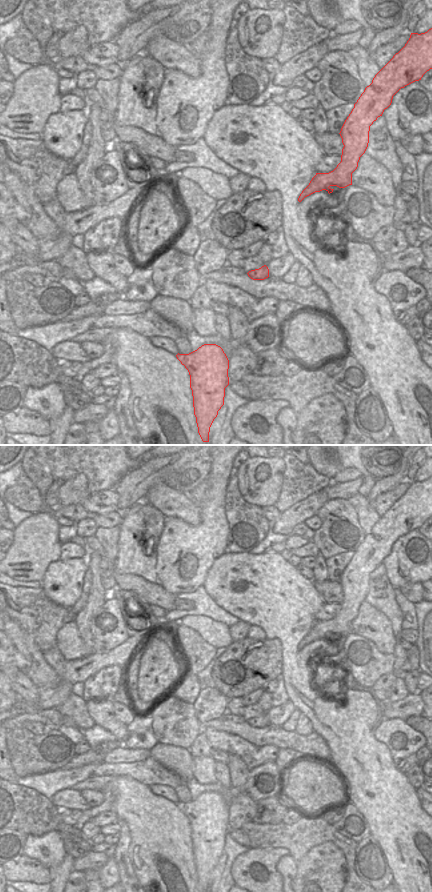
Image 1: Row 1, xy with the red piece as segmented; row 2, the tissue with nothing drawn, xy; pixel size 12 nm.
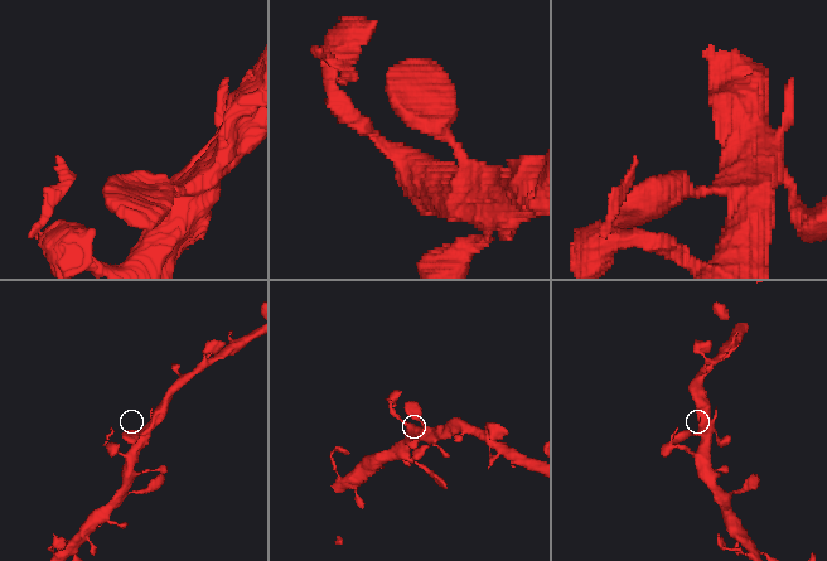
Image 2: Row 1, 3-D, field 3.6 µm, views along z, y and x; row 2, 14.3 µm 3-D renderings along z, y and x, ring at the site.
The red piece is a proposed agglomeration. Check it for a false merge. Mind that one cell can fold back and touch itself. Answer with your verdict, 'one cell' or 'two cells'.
one cell

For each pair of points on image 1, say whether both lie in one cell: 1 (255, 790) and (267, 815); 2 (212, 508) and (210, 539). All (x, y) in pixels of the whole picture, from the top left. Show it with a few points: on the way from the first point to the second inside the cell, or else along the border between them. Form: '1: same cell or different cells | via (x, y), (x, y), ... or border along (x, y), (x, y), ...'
1: different cells | border along (280, 793), (277, 796), (266, 797), (256, 802)
2: same cell | via (212, 516), (212, 531)

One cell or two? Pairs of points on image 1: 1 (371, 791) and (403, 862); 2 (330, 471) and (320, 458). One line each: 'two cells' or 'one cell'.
1: one cell
2: one cell

